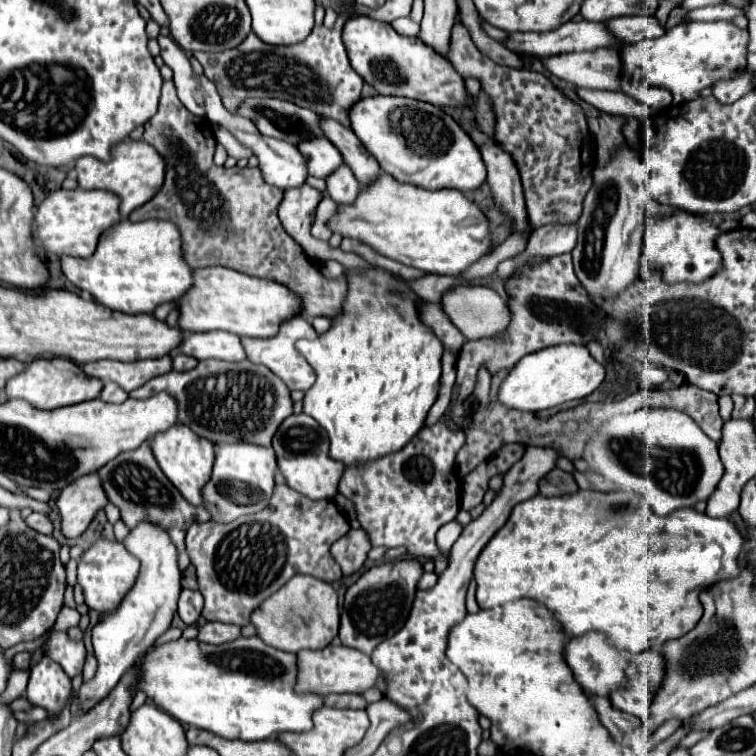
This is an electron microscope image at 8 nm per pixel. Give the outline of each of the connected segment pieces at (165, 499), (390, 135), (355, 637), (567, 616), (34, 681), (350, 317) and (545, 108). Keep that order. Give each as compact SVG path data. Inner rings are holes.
M145 441L139 449L135 451L127 451L121 453L119 457L111 459L107 465L103 465L103 469L97 471L101 485L107 493L107 499L121 511L121 519L129 529L135 529L135 525L139 523L153 523L159 525L161 529L165 529L171 537L171 541L177 547L179 553L179 569L185 571L191 561L189 555L185 551L185 529L189 529L191 523L195 521L207 521L209 513L199 505L191 505L181 493L179 489L175 489L175 485L171 485L171 481L167 481L165 473L159 469L149 443Z
M367 97L349 113L353 133L377 157L381 169L399 183L423 189L457 189L471 193L487 181L485 163L471 137L443 109L407 97Z
M417 559L405 561L385 561L383 565L375 565L365 571L355 585L351 585L345 593L345 605L341 613L341 627L339 639L345 647L359 649L367 655L383 643L385 639L393 637L407 619L407 609L413 605L413 597L417 591L417 581L423 573L423 567Z
M577 491L571 495L559 495L559 497L543 497L543 495L535 495L529 501L523 501L519 505L513 507L507 523L489 539L489 543L483 547L483 551L477 557L475 563L475 581L477 581L477 603L481 609L489 609L495 605L503 605L509 601L517 601L517 599L533 599L533 601L541 601L541 605L561 623L561 629L567 633L567 637L575 637L575 635L583 635L589 631L599 631L605 633L609 639L609 645L613 645L615 649L619 649L621 653L627 655L639 655L645 649L659 649L661 645L665 645L671 639L683 637L687 631L691 631L695 627L695 623L701 619L701 603L697 599L699 591L723 581L723 579L731 579L735 575L739 575L739 565L737 565L737 555L741 551L743 545L743 537L737 531L737 527L727 521L727 519L711 519L705 513L697 513L695 509L687 507L687 509L679 509L675 513L669 513L665 517L659 517L653 513L653 509L635 493L627 493L627 491L615 491L615 493L599 493L599 491Z
M41 657L31 667L25 695L33 705L45 707L49 715L55 715L57 711L63 709L69 693L71 693L71 679L61 669L61 665L55 663L51 657Z
M347 269L347 273L351 285L347 301L343 303L343 315L335 317L331 329L315 341L299 341L297 349L317 373L315 385L305 393L303 413L311 415L327 431L331 459L341 461L345 467L363 467L387 453L403 449L425 425L439 391L443 345L431 329L419 321L419 297L403 281L393 279L393 275L383 269ZM393 289L401 291L401 295L393 295Z
M461 23L453 25L447 59L461 77L477 77L489 93L497 111L495 137L499 147L511 153L517 163L529 223L537 229L549 223L577 221L583 211L585 193L591 187L589 171L593 171L593 137L581 107L569 101L541 73L495 65L495 61L475 47Z

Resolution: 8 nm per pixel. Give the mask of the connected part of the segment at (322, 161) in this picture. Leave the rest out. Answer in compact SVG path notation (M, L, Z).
M329 139L305 141L303 145L299 145L299 151L307 157L309 173L313 177L325 179L343 165L343 155L339 153L339 149L335 149L335 145L331 145Z

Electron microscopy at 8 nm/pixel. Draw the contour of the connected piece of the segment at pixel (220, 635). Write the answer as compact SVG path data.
M205 623L199 629L197 641L209 643L209 645L223 645L229 641L235 641L239 637L239 627L237 625L229 625L229 623Z

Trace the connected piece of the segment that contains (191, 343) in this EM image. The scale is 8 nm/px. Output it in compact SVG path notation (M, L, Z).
M223 331L187 333L183 345L177 351L181 351L183 355L191 355L197 361L221 359L221 361L237 363L247 359L241 339L235 337L233 333L223 333Z

